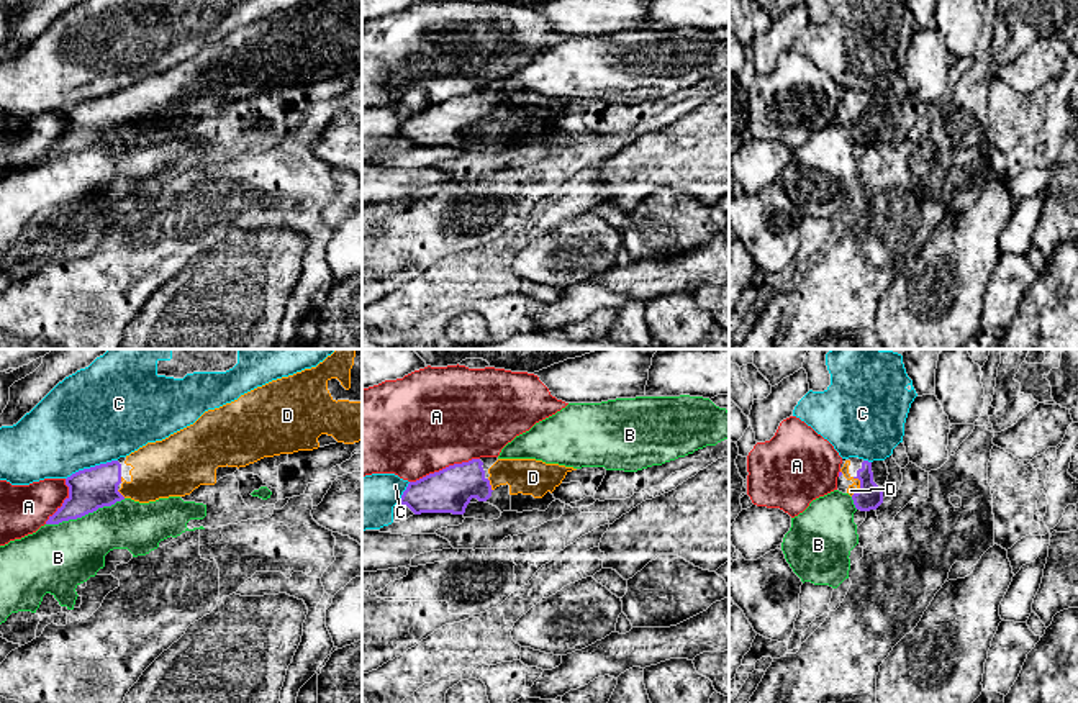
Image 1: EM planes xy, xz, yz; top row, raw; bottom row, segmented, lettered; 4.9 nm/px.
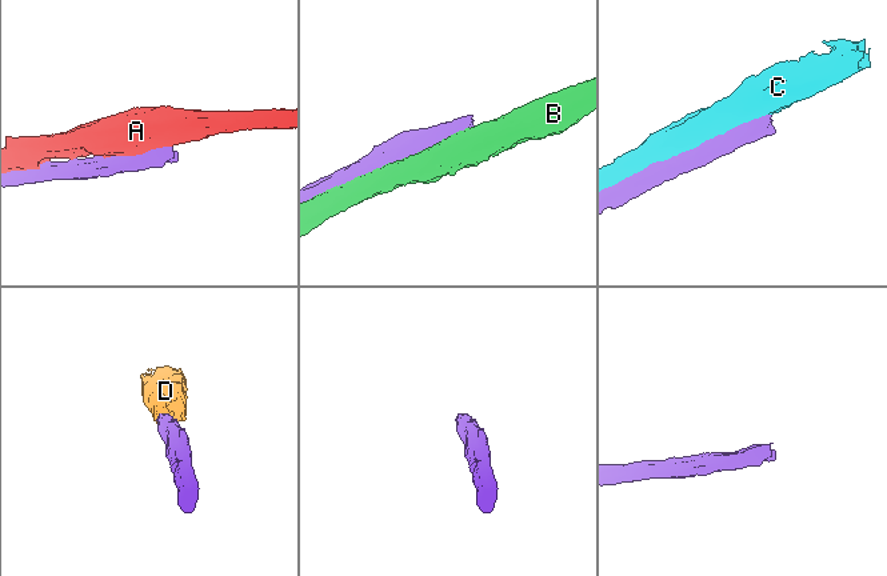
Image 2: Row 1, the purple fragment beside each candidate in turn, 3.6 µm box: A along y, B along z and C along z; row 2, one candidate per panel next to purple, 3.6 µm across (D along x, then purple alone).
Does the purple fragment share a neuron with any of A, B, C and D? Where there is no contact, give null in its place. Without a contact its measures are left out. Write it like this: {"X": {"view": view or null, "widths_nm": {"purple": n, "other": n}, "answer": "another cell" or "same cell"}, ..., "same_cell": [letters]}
{"A": {"view": "xz", "widths_nm": {"purple": 220, "other": 500}, "answer": "another cell"}, "B": {"view": "xy", "widths_nm": {"purple": 200, "other": 320}, "answer": "another cell"}, "C": {"view": "xy", "widths_nm": {"purple": 200, "other": 460}, "answer": "another cell"}, "D": {"view": "yz", "widths_nm": {"purple": 120, "other": 50}, "answer": "same cell"}, "same_cell": ["D"]}

